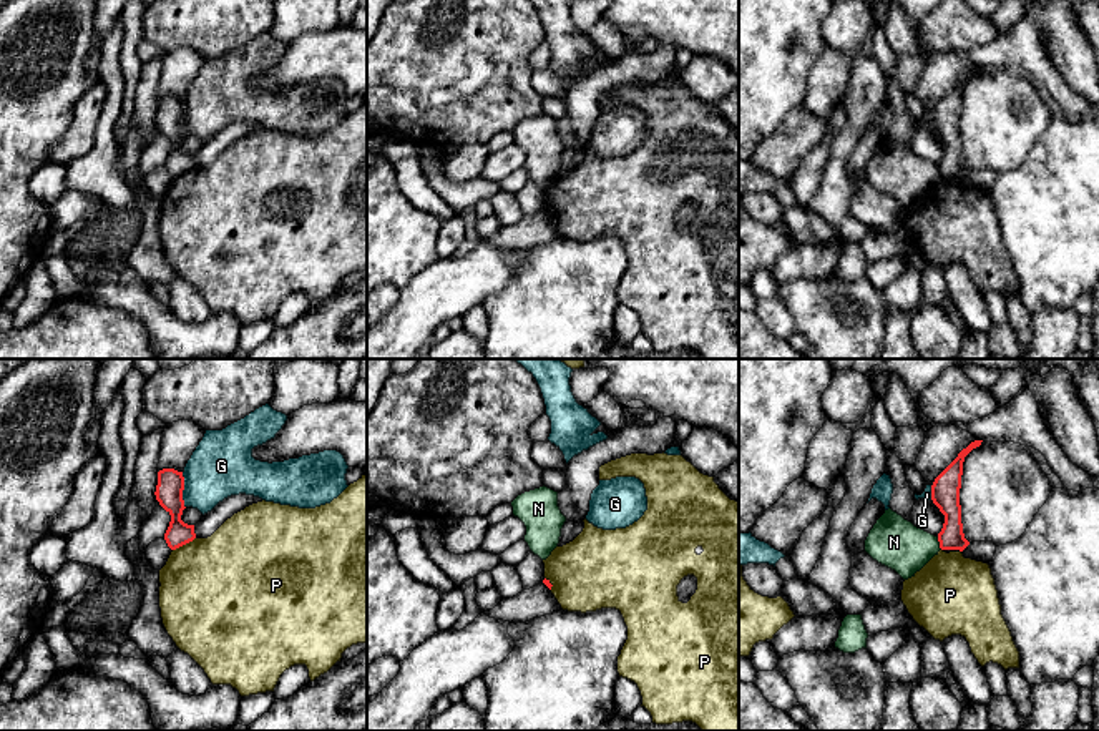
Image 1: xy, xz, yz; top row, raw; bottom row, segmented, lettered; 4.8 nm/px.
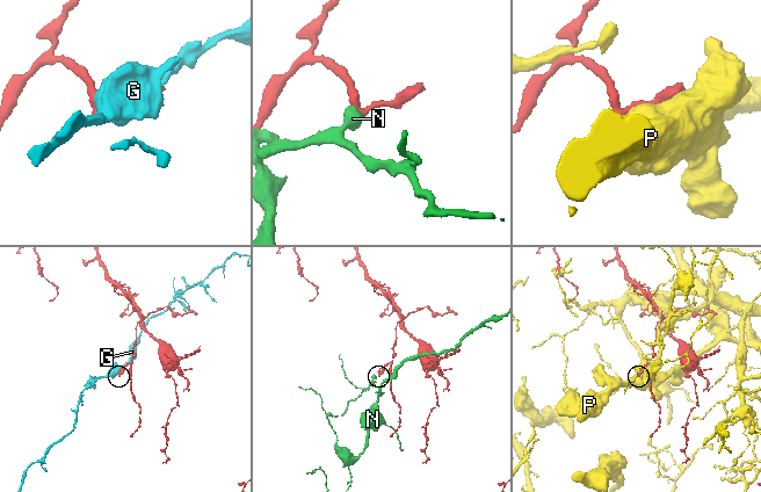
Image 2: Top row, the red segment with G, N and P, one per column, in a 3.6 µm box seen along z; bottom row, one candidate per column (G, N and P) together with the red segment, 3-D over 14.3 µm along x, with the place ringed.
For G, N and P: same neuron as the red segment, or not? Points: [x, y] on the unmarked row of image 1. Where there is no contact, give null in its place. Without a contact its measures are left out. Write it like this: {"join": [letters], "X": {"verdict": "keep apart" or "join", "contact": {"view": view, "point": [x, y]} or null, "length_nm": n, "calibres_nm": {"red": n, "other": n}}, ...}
{"join": [], "G": {"verdict": "keep apart", "contact": {"view": "xy", "point": [183, 117]}, "length_nm": 180, "calibres_nm": {"red": 130, "other": 300}}, "N": {"verdict": "keep apart", "contact": {"view": "yz", "point": [940, 171]}, "length_nm": 70, "calibres_nm": {"red": 140, "other": 240}}, "P": {"verdict": "keep apart", "contact": {"view": "xy", "point": [183, 171]}, "length_nm": 130, "calibres_nm": {"red": 130, "other": 480}}}

